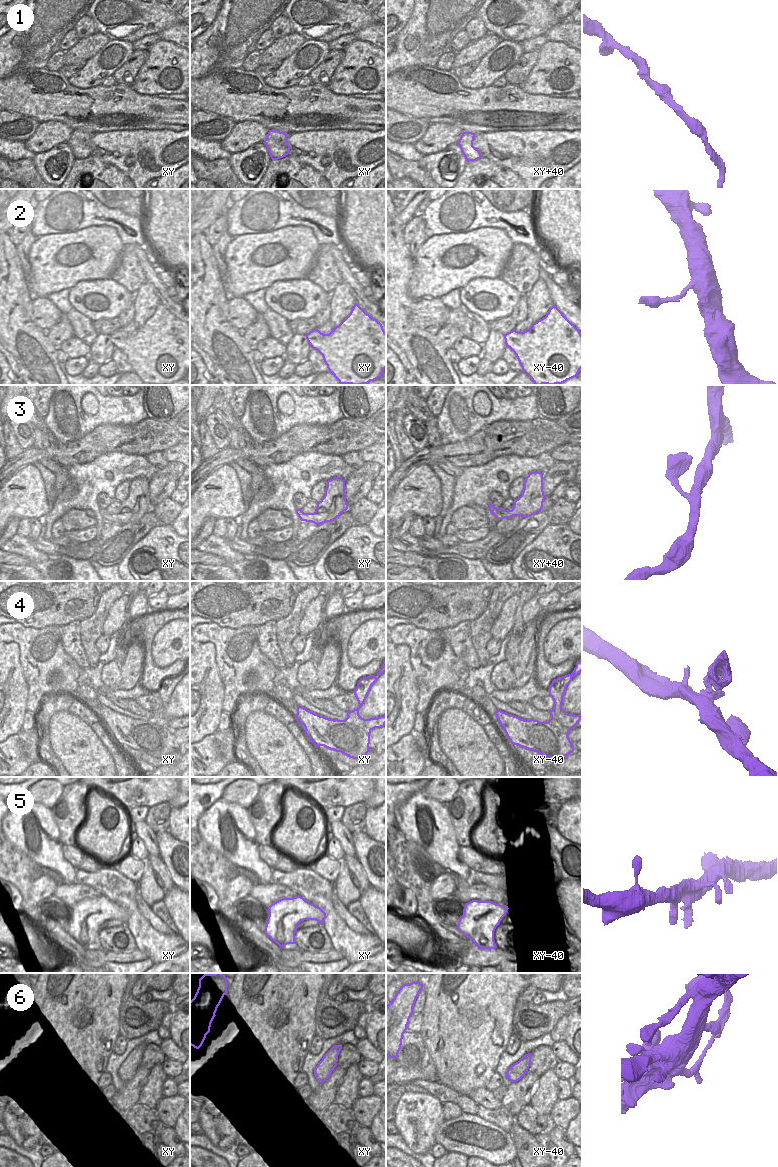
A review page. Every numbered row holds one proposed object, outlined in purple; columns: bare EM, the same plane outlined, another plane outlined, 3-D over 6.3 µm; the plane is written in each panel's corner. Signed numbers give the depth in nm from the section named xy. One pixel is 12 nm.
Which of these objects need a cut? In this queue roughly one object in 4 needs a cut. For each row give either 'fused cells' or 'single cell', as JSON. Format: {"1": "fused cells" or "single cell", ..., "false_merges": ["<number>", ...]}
{"1": "single cell", "2": "single cell", "3": "single cell", "4": "fused cells", "5": "single cell", "6": "fused cells", "false_merges": ["4", "6"]}

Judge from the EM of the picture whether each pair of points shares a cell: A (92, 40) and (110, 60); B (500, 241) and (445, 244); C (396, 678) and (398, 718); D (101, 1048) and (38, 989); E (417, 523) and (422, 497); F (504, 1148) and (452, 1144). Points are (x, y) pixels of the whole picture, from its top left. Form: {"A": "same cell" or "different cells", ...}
{"A": "different cells", "B": "same cell", "C": "same cell", "D": "same cell", "E": "different cells", "F": "same cell"}

